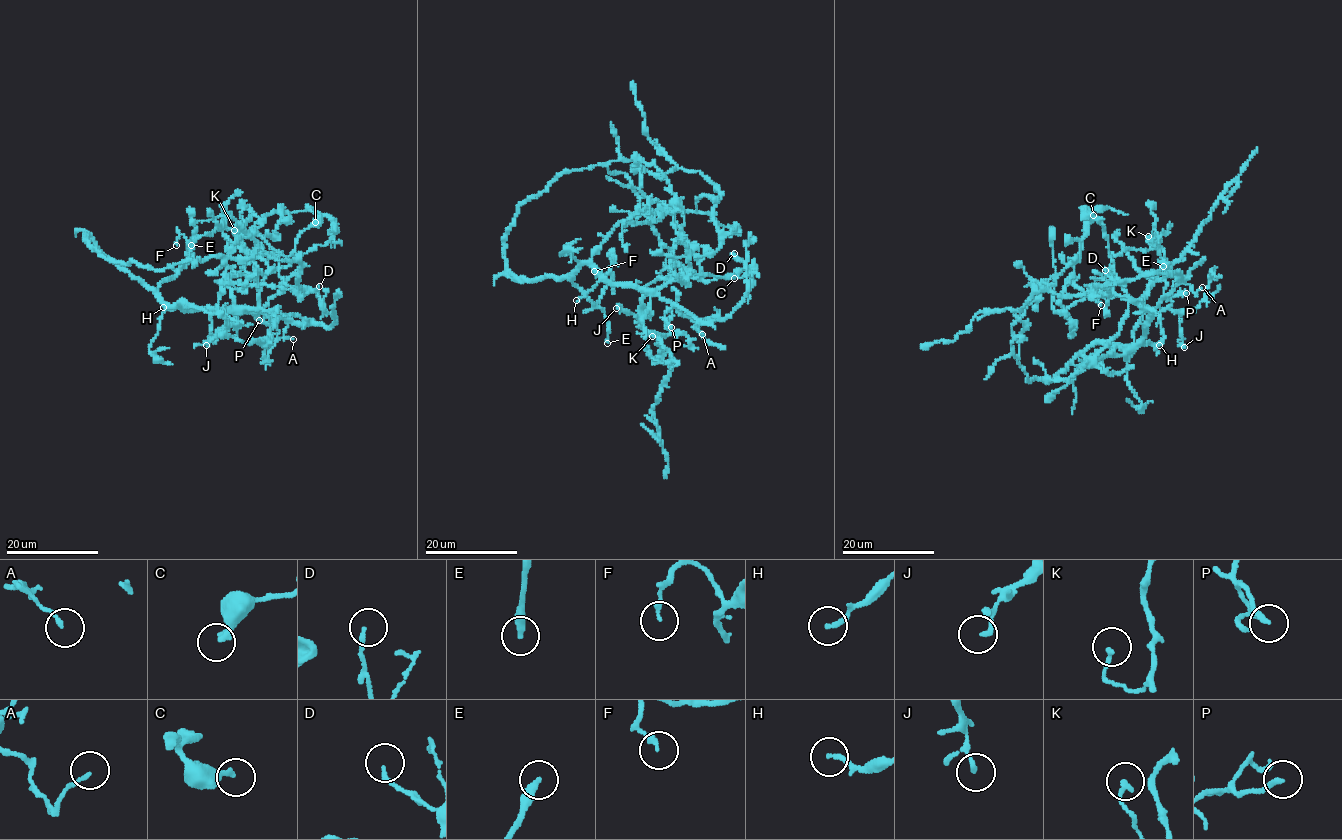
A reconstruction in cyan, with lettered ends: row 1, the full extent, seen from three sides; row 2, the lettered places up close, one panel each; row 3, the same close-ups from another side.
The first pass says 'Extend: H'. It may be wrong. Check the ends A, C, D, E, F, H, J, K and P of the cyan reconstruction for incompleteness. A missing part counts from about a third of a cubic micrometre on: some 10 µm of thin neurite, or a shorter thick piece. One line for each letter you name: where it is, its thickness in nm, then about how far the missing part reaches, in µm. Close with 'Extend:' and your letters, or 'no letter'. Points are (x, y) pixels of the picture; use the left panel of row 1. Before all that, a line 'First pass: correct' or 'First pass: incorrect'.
First pass: incorrect
Extend: no letter

